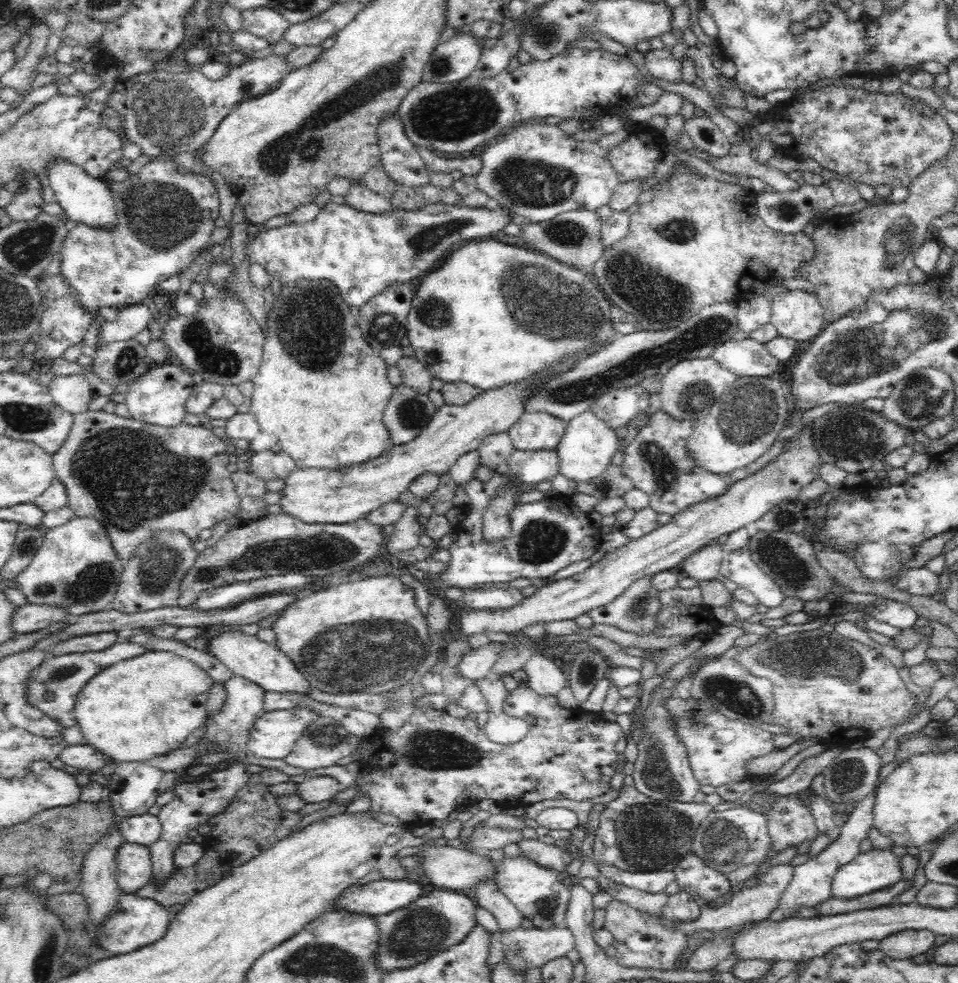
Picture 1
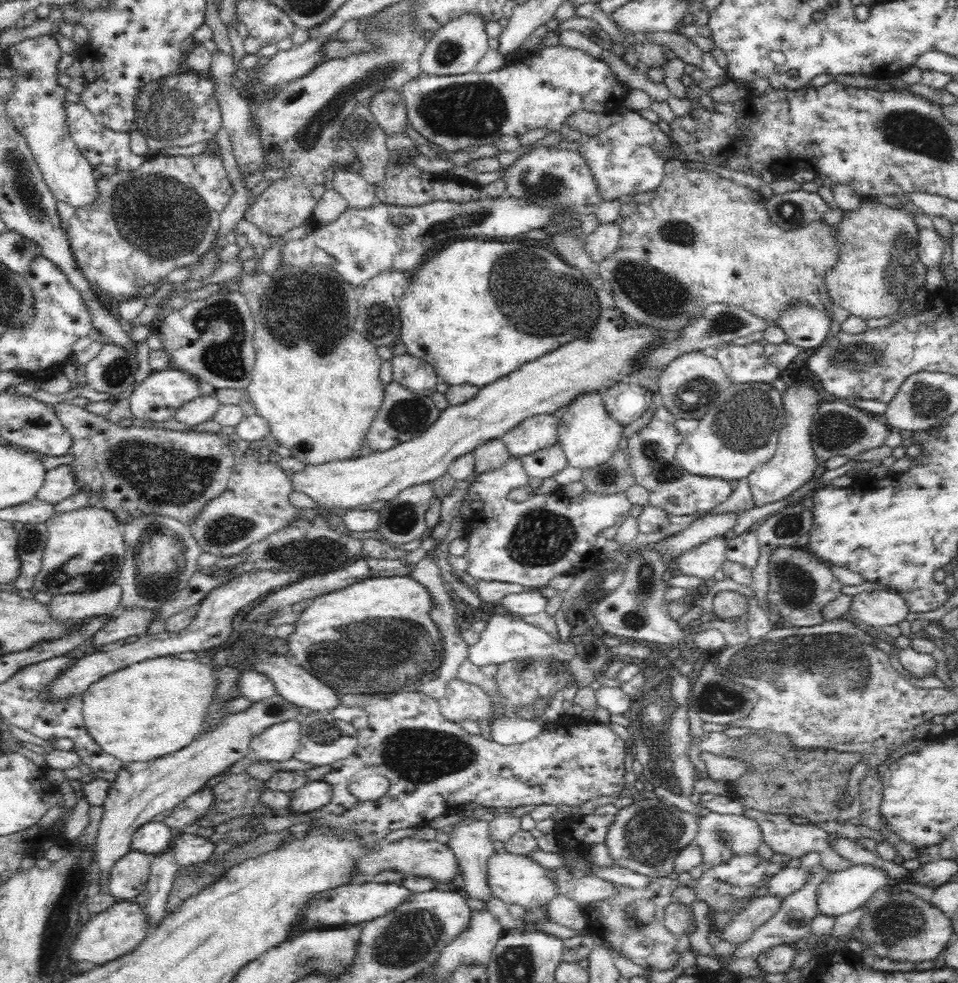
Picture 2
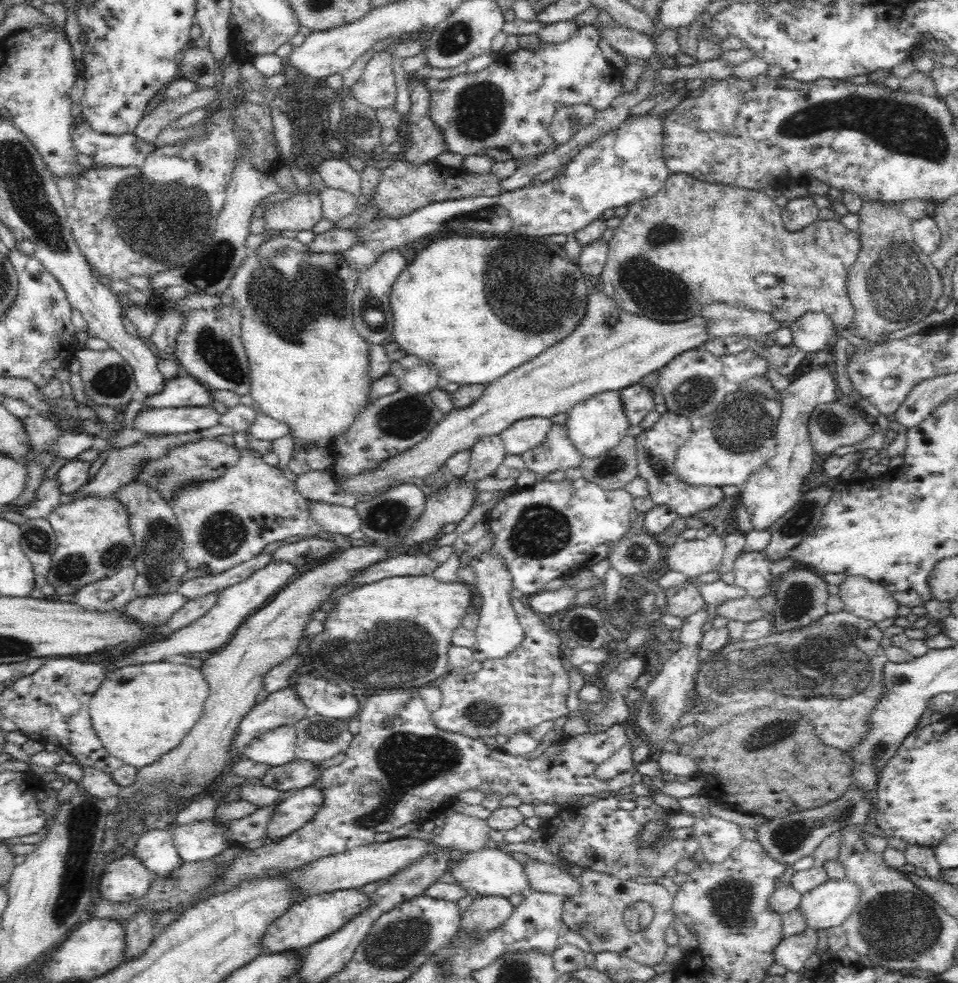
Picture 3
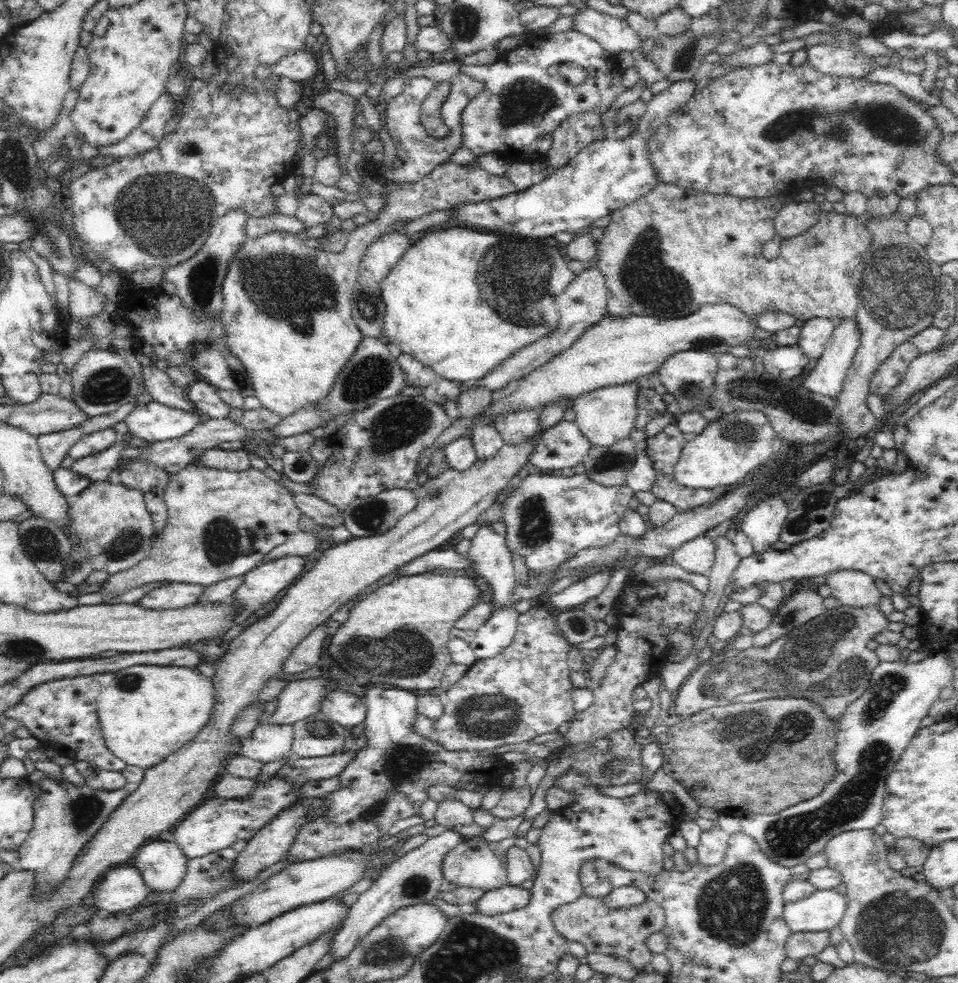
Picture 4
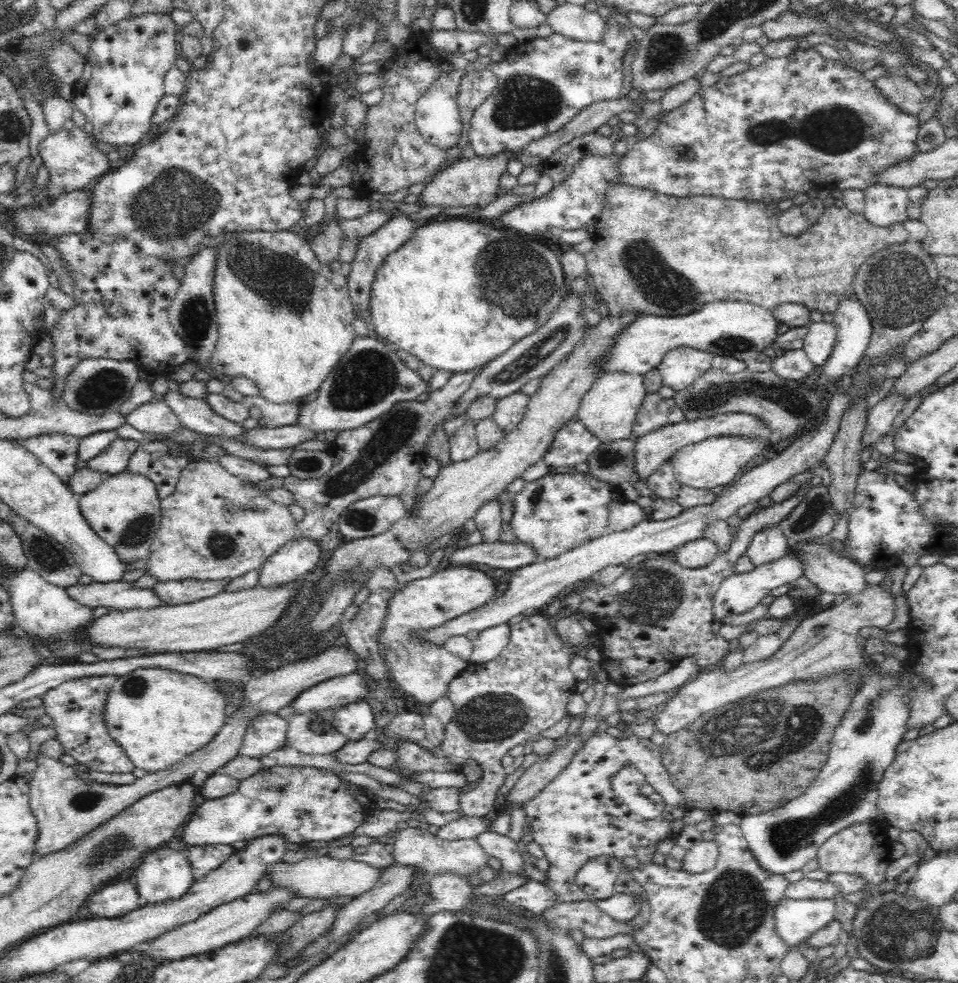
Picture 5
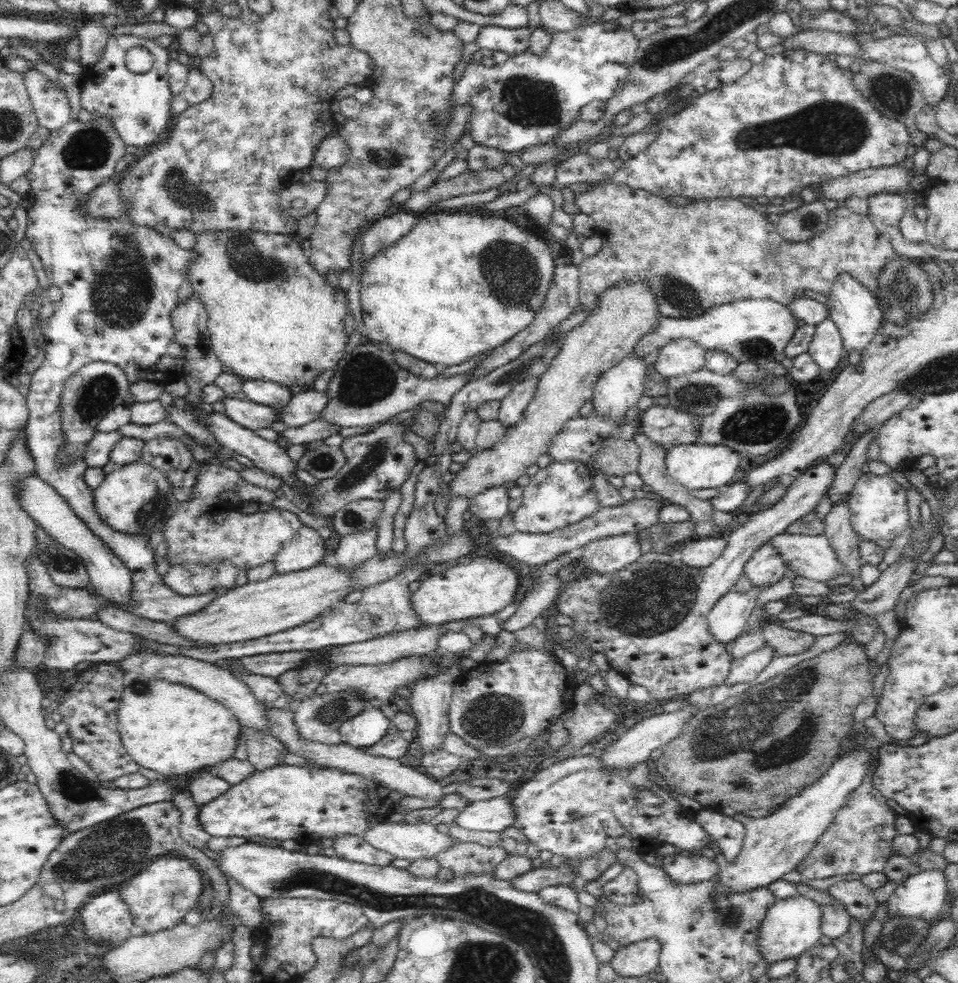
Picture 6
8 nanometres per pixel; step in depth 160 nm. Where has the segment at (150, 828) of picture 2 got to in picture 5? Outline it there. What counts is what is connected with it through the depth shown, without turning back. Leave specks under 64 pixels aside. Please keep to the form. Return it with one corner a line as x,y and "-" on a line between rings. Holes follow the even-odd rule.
165,845
164,848
159,847
143,858
142,863
135,868
132,882
138,889
142,906
180,899
188,892
195,878
195,871
187,860
187,853
173,850
169,845

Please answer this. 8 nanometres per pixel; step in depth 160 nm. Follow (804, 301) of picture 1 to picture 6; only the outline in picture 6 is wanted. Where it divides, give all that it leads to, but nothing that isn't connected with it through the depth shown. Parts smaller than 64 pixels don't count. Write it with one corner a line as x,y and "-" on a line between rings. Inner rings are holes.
829,316
815,325
814,337
813,340
810,341
807,352
810,354
810,357
814,359
814,362
819,366
820,370
833,370
840,362
840,358
844,355
843,341
836,323
834,323

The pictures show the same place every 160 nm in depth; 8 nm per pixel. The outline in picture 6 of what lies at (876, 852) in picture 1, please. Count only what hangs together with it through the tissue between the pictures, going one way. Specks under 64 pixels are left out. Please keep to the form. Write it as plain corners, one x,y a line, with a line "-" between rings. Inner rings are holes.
802,895
778,899
765,914
758,931
758,948
766,961
774,963
788,958
798,958
810,946
819,943
821,936
822,908
814,900

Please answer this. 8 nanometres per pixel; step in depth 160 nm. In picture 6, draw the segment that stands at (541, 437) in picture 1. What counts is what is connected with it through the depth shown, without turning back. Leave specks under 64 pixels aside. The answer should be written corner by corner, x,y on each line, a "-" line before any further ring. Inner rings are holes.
526,378
520,384
516,384
505,398
499,402
501,408
497,420
504,426
512,426
517,424
526,411
528,404
534,399
534,394
537,390
539,378

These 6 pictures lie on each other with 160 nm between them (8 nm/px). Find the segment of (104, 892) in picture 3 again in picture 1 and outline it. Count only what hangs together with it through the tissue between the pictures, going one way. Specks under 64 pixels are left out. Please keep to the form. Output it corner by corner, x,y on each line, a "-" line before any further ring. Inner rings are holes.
125,842
115,855
118,887
123,894
135,894
152,878
152,854
150,848

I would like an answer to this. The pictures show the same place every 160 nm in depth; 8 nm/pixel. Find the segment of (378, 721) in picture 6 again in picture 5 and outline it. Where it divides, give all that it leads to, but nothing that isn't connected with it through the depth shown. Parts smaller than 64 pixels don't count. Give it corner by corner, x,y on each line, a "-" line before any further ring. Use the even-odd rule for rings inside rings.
364,701
350,702
334,709
333,725
350,741
372,736
375,728
372,708

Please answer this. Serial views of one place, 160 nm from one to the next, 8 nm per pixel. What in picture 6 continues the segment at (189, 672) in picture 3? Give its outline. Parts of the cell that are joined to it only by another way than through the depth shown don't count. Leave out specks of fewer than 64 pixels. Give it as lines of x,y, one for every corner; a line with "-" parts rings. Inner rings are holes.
122,670
122,674
122,692
116,708
118,733
120,733
120,740
126,752
138,766
159,772
164,776
171,776
196,772
206,766
216,768
219,763
234,756
236,738
238,738
238,730
241,726
232,712
220,702
195,688
146,676
145,672

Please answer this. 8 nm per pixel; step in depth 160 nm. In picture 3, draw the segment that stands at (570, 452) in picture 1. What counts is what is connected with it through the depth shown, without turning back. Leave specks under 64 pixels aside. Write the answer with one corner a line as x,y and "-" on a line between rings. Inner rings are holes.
618,391
599,392
587,400
576,404
567,414
566,435
582,458
596,458
614,448
626,436
631,426
626,419

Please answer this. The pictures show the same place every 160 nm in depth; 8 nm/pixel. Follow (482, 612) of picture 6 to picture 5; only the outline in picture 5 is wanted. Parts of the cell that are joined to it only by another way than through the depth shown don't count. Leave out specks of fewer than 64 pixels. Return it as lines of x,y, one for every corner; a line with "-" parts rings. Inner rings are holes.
443,565
432,576
411,580
400,590
394,592
388,600
386,616
380,633
378,633
378,651
388,665
386,674
392,677
406,695
414,696
420,704
430,706
438,697
446,695
450,681
462,672
468,662
455,657
443,644
432,644
419,638
421,632
430,632
432,628
440,628
453,618
466,614
494,597
494,580
474,566

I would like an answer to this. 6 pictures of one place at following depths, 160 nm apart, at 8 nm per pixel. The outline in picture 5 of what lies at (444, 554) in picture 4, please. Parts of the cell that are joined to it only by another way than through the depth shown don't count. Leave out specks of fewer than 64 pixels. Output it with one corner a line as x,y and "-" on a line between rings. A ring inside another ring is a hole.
498,541
492,544
479,543
454,550
444,565
477,566
486,564
490,568
511,572
520,566
536,561
536,553
530,545
516,541
509,544

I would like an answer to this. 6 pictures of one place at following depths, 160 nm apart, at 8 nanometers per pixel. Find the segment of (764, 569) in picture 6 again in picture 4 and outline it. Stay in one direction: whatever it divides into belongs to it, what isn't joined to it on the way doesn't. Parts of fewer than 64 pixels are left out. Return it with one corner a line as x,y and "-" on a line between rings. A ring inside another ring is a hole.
779,494
760,499
745,514
738,530
750,538
755,552
770,549
780,536
780,530
790,512
789,503

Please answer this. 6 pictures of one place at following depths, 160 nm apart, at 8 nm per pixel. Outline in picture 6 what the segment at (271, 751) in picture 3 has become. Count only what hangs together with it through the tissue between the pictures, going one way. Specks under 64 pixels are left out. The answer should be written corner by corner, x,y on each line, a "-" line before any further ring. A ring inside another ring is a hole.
142,651
141,653
127,656
118,664
122,670
145,672
146,676
153,676
154,678
169,680
174,684
184,684
190,688
195,688
228,708
234,718
238,719
241,728
250,728
250,730
258,732
260,735
273,735
273,732
271,732
273,722
269,718
271,707
267,706
265,702
258,700
255,694
247,688
246,684
238,680
238,677
234,676
228,669
222,669
216,664
186,656
158,655
154,651
151,653
150,651

